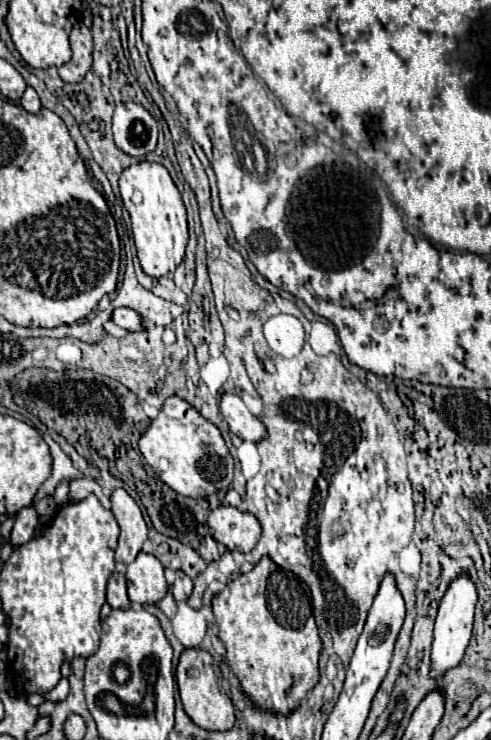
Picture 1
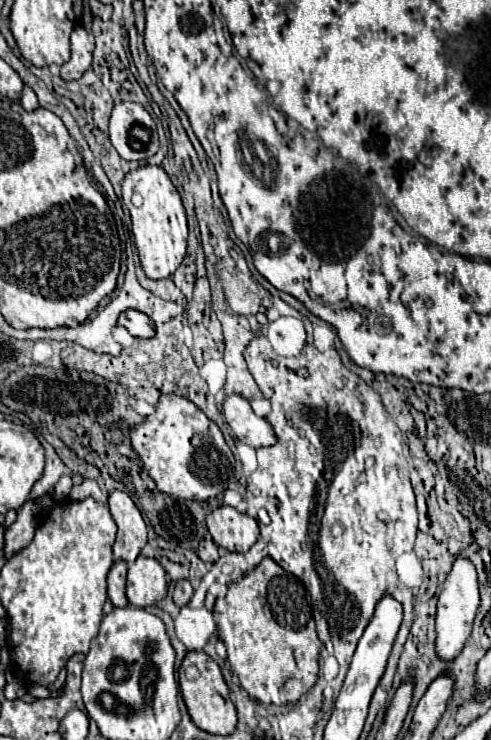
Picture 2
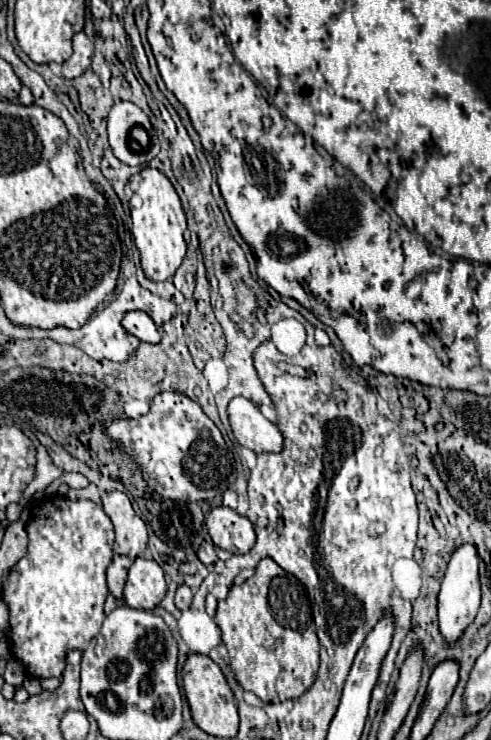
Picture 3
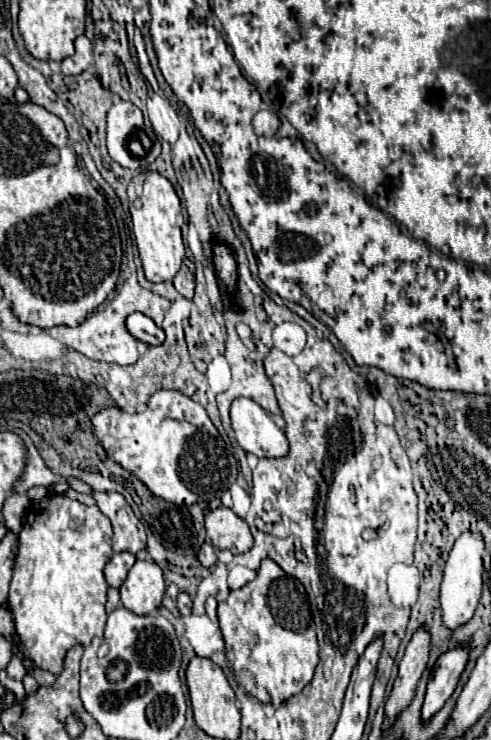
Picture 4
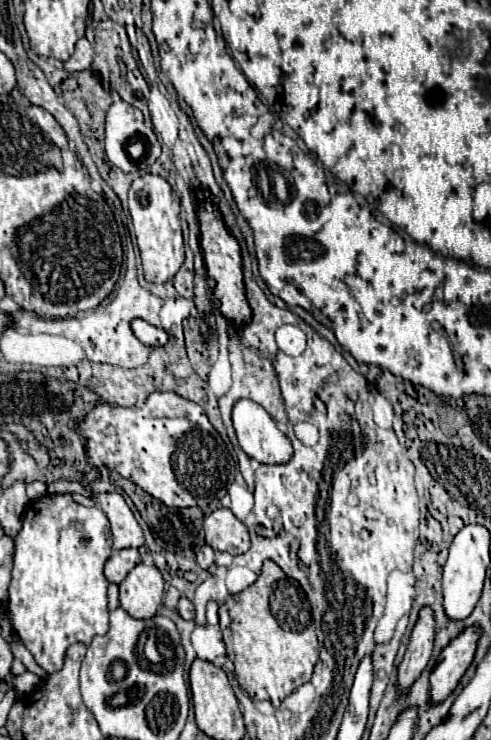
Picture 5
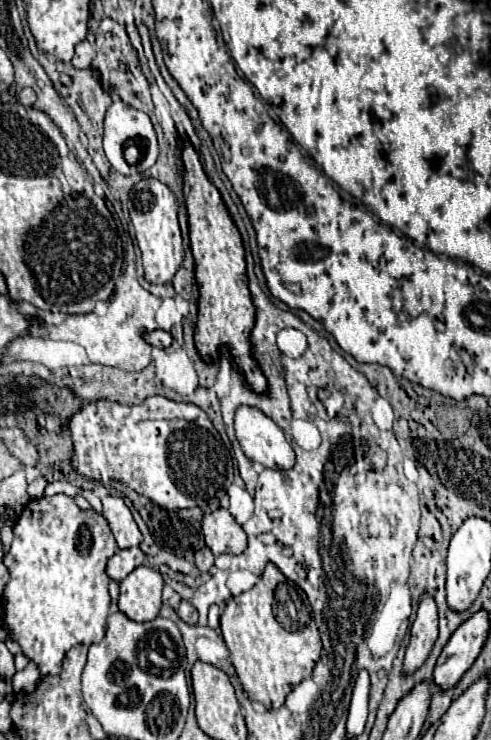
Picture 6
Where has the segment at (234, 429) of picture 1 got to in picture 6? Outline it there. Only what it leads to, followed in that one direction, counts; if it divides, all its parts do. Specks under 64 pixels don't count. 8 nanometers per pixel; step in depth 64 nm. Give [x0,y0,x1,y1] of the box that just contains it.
[234,406,296,470]

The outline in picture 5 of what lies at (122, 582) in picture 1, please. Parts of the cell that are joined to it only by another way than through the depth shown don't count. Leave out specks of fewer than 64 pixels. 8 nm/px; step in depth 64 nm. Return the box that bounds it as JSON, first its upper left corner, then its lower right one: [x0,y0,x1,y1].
[104,548,142,584]

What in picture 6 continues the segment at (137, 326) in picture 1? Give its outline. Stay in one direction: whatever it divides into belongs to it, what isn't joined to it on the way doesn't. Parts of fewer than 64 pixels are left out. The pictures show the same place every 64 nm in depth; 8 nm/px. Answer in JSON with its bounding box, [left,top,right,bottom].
[148,330,172,348]

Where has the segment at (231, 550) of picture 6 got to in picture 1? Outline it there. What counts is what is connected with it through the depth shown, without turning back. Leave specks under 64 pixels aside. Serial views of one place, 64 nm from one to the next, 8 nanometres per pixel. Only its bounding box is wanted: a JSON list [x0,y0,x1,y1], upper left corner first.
[208,504,260,552]

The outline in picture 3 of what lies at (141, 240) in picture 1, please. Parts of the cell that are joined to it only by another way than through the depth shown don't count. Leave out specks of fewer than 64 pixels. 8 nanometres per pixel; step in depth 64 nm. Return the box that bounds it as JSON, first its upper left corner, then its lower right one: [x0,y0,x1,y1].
[126,168,187,282]

